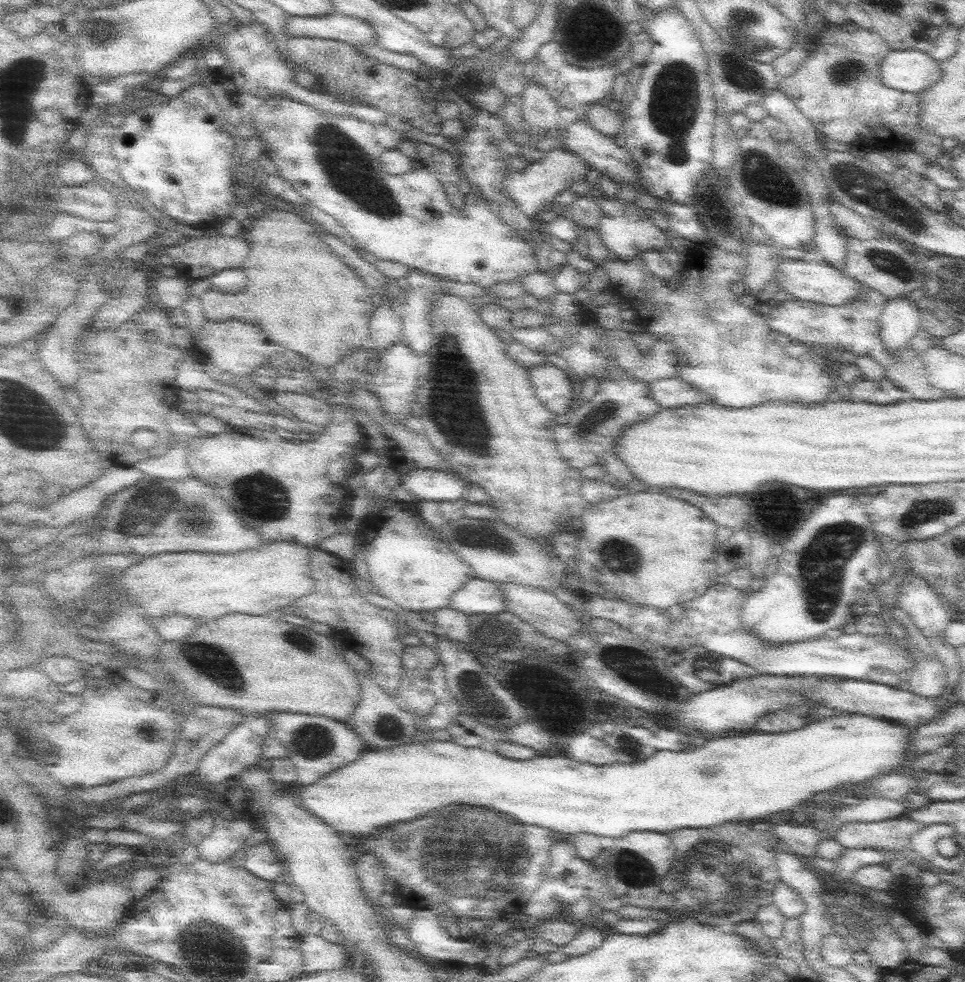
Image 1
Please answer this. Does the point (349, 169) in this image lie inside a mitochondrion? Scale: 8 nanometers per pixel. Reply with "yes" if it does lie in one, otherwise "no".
yes

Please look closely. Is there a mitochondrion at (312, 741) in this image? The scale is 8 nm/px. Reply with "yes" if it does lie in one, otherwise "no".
yes

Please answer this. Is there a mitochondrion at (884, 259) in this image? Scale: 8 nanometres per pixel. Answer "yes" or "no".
yes

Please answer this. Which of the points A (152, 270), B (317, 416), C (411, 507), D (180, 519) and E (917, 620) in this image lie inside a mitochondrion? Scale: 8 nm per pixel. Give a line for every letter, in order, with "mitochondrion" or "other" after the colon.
A: other
B: other
C: other
D: mitochondrion
E: other

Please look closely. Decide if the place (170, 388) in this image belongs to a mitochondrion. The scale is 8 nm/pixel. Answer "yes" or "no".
no

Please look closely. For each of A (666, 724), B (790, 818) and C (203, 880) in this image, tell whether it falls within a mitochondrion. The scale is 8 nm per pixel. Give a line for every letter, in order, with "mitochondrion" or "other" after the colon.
A: other
B: other
C: other

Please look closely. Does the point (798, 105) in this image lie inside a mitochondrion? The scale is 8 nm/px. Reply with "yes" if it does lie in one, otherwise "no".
no

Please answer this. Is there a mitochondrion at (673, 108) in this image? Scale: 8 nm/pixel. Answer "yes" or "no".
yes

